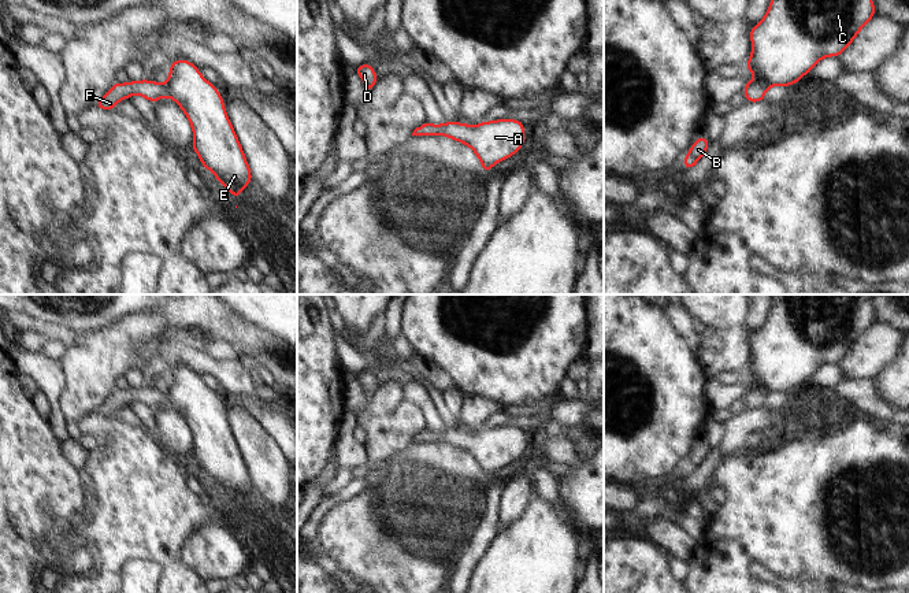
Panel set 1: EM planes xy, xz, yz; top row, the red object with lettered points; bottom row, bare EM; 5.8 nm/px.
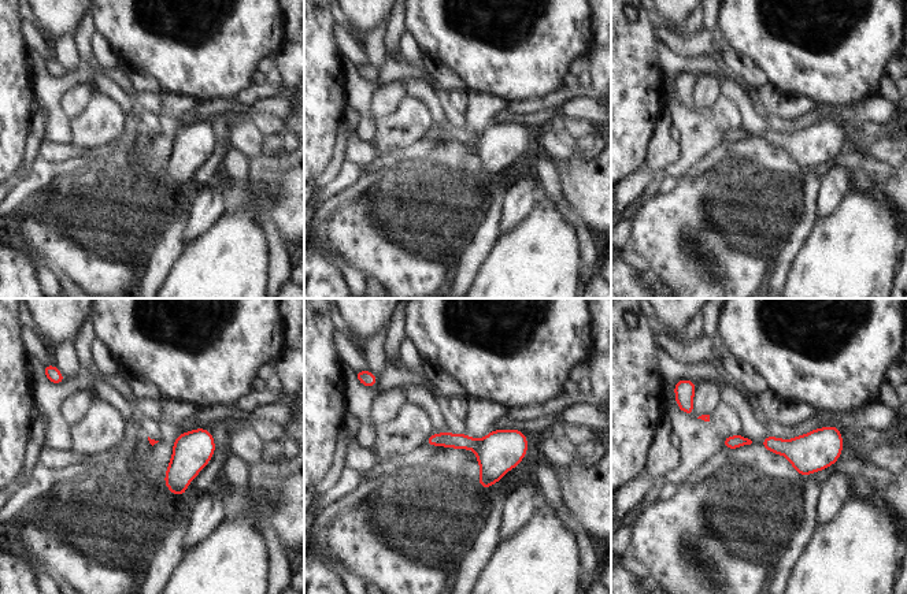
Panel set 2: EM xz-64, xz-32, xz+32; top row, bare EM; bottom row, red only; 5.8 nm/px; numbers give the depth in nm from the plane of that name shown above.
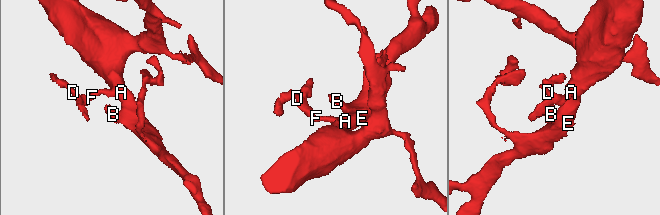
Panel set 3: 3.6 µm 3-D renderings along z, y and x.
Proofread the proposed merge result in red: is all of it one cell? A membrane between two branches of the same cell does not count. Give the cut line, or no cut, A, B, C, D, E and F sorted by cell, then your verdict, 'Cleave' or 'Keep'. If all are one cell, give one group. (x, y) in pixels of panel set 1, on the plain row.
No split. Groups: A B C D E F. Keep

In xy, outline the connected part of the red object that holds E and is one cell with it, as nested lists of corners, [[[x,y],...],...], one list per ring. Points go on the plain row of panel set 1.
[[[186,366],[170,373],[167,392],[156,388],[114,389],[94,414],[114,416],[120,407],[138,401],[156,409],[171,404],[185,419],[193,436],[193,457],[201,471],[238,507],[242,496],[252,490],[252,481],[234,434],[226,422],[223,404],[199,375]]]

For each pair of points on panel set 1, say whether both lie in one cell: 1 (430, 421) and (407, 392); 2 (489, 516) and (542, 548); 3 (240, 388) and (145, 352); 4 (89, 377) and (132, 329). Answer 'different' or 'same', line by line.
1: same
2: different
3: same
4: same

